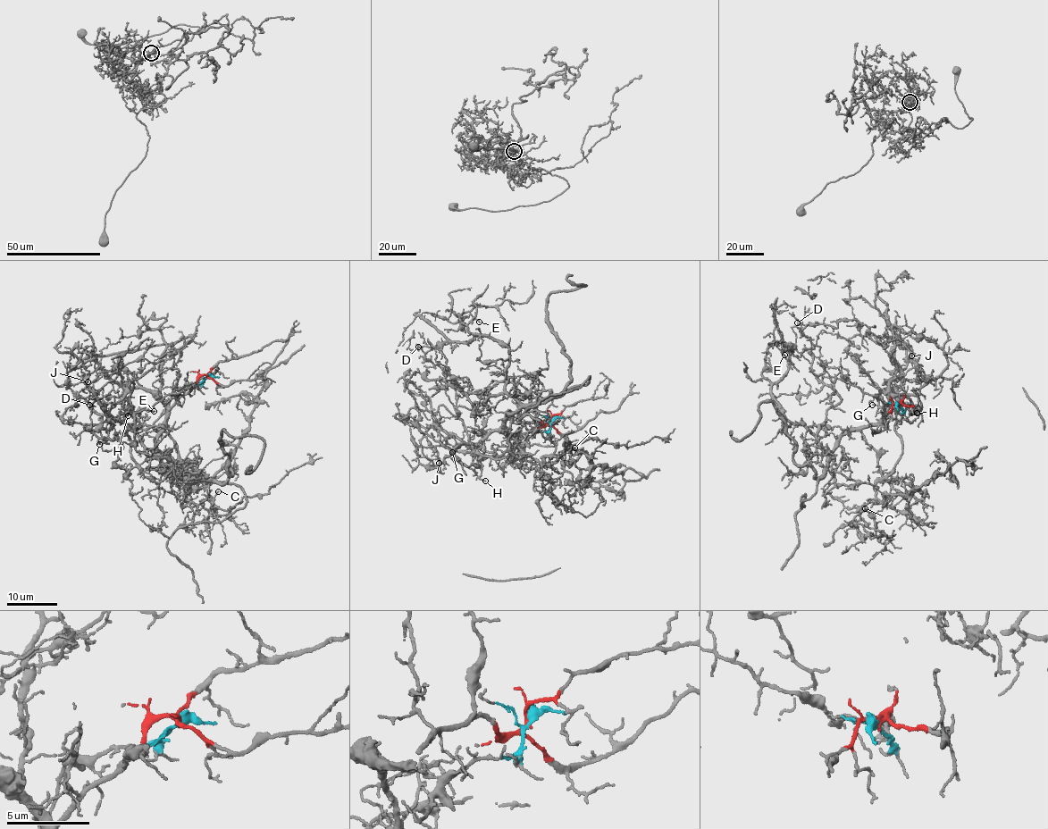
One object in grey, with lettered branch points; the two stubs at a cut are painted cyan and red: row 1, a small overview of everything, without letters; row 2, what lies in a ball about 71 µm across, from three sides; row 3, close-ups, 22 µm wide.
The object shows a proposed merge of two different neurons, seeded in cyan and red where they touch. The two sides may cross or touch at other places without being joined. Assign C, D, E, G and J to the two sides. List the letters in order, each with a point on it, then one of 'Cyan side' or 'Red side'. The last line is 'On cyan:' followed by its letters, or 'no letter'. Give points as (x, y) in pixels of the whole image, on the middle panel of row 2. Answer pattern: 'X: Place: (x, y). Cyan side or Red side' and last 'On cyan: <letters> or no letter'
C: Place: (574, 447). Cyan side
D: Place: (418, 347). Cyan side
E: Place: (479, 322). Red side
G: Place: (452, 452). Red side
J: Place: (439, 463). Cyan side
On cyan: C, D, J

